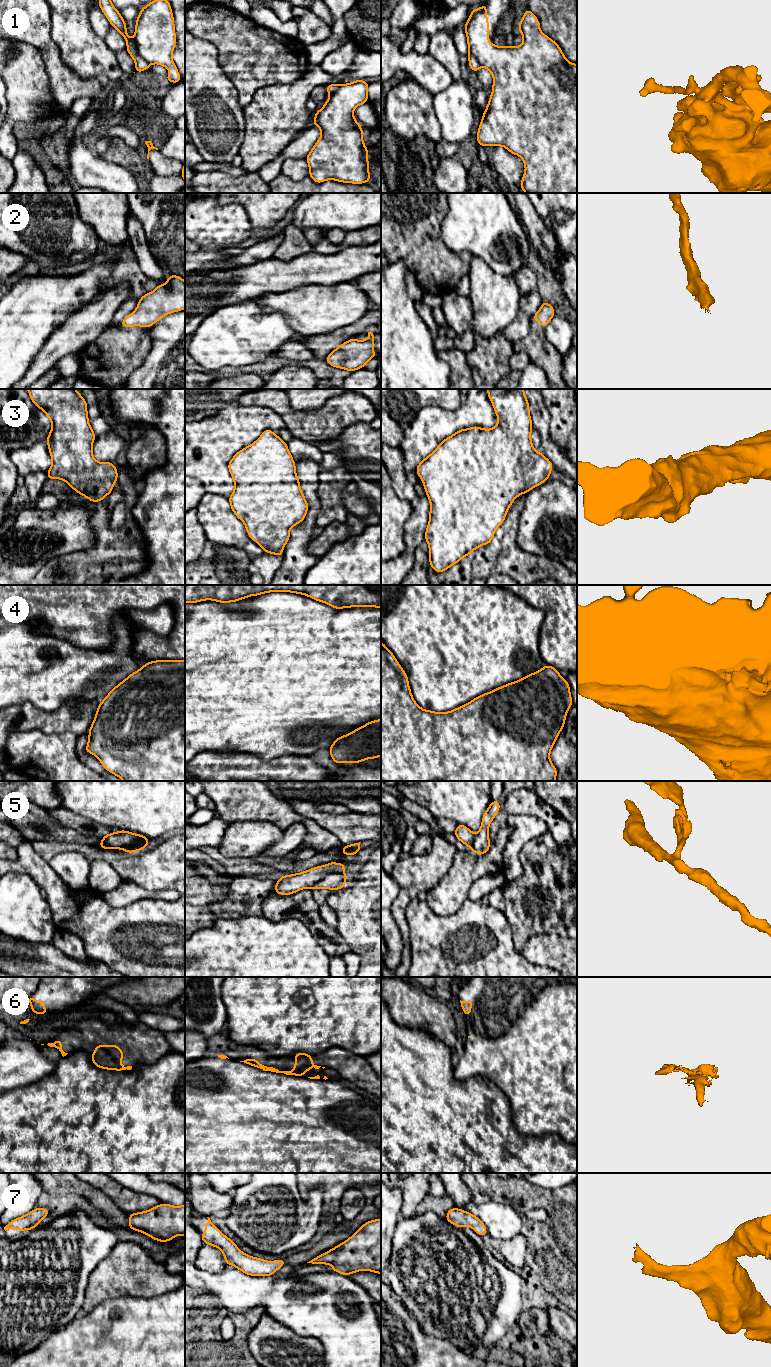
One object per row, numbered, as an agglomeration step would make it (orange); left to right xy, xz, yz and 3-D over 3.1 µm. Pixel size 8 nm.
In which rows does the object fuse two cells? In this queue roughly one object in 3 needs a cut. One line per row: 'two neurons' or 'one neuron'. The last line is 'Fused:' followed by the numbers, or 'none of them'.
1: two neurons
2: one neuron
3: one neuron
4: one neuron
5: two neurons
6: two neurons
7: one neuron
Fused: 1, 5, 6

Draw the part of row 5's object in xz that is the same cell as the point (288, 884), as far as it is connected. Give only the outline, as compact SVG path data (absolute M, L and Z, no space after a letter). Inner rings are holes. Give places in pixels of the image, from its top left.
M330 862L301 873L281 876L276 882L274 891L279 895L290 895L302 889L311 889L315 883L329 873L344 873L345 866L344 863Z

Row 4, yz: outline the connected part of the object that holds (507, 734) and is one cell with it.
M381 641L381 781L555 781L557 769L550 760L550 752L565 725L567 712L572 705L568 681L560 676L556 668L545 664L541 670L484 693L449 712L424 710L412 696L407 674Z

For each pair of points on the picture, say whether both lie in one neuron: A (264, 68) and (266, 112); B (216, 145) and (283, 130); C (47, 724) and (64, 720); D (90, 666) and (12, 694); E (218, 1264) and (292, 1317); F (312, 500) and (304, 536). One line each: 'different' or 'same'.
A: different
B: different
C: same
D: same
E: different
F: same

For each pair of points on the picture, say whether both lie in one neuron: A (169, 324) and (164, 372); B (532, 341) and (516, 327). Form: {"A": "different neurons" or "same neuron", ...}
{"A": "same neuron", "B": "different neurons"}

